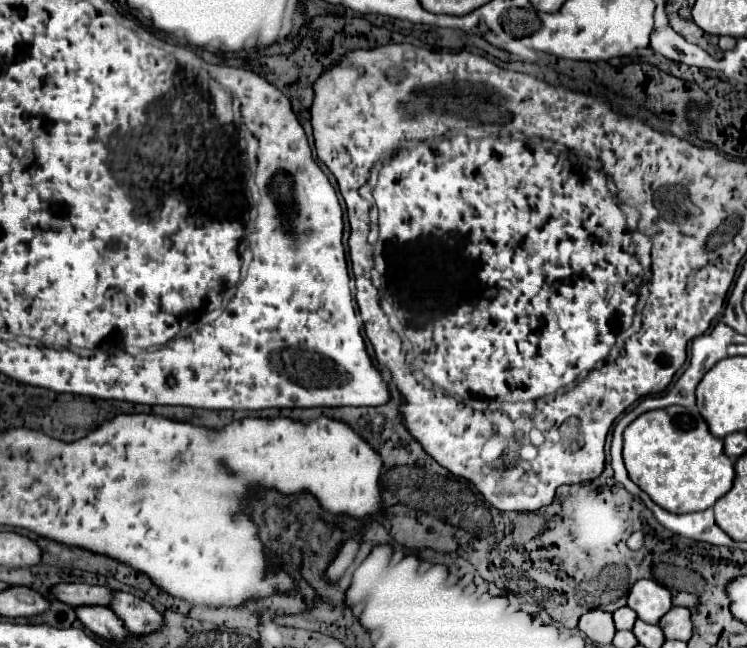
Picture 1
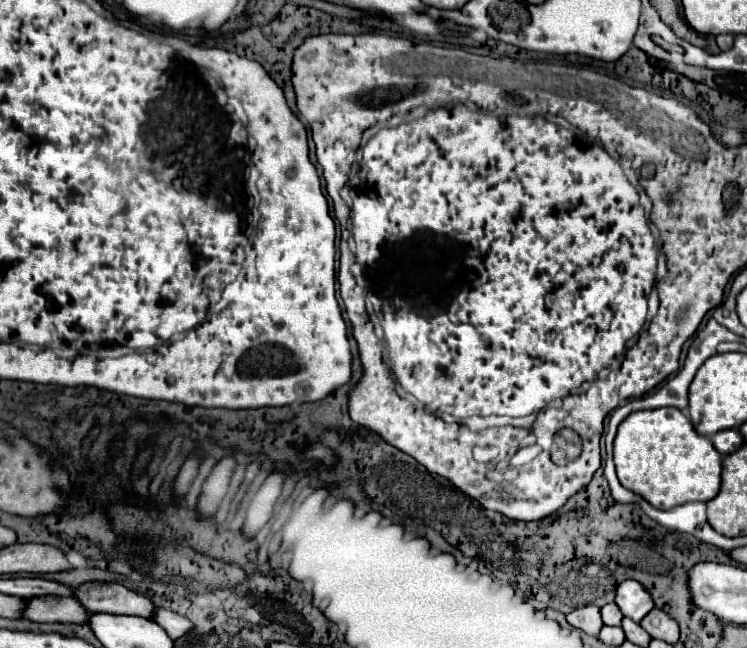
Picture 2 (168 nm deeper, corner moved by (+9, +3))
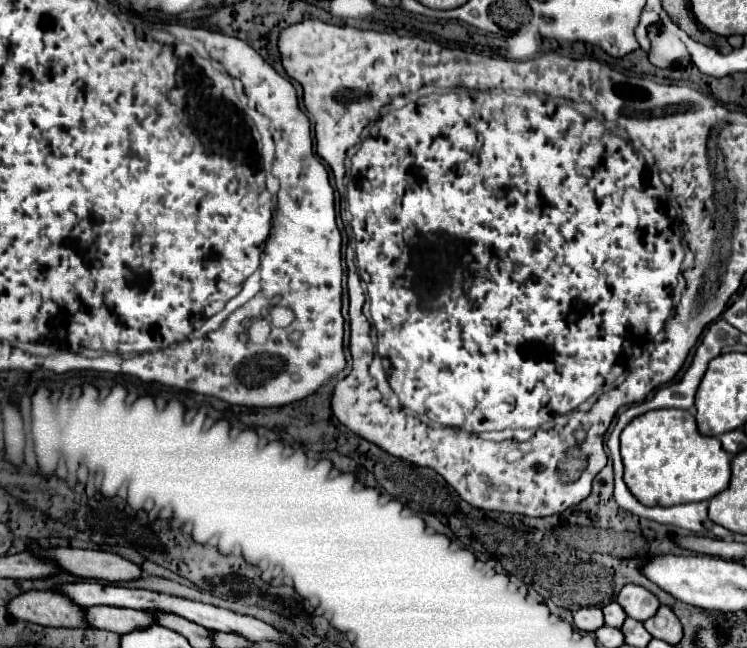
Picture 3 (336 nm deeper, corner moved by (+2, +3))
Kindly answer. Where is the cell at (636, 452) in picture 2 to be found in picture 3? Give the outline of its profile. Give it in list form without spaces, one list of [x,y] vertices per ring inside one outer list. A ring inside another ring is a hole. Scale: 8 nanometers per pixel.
[[[656,409],[636,417],[620,435],[620,449],[624,459],[624,483],[642,505],[672,507],[690,501],[708,501],[718,495],[730,481],[730,457],[716,437],[698,433],[696,419],[684,409]]]

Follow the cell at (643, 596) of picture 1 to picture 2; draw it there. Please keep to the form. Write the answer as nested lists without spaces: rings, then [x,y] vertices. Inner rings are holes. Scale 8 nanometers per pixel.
[[[627,579],[617,587],[615,603],[625,617],[631,617],[637,623],[655,607],[651,593],[635,579]]]

